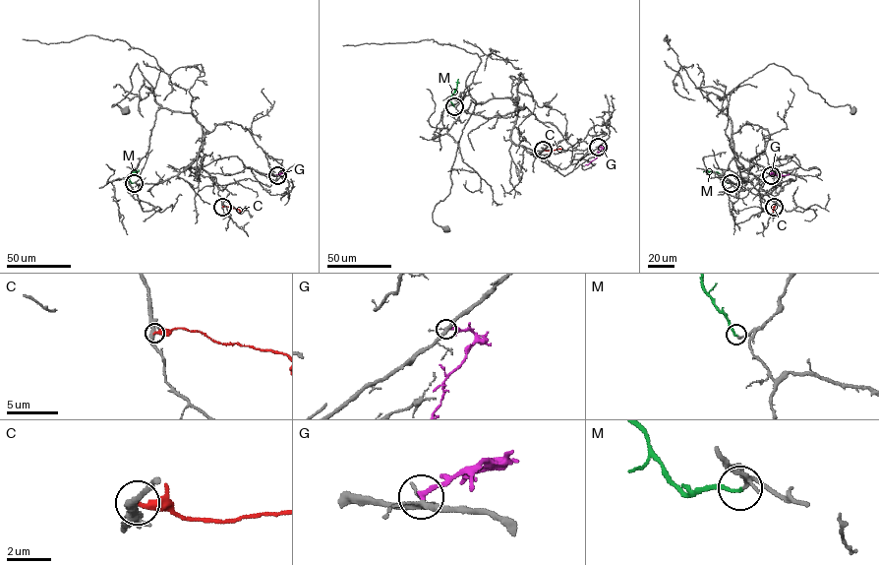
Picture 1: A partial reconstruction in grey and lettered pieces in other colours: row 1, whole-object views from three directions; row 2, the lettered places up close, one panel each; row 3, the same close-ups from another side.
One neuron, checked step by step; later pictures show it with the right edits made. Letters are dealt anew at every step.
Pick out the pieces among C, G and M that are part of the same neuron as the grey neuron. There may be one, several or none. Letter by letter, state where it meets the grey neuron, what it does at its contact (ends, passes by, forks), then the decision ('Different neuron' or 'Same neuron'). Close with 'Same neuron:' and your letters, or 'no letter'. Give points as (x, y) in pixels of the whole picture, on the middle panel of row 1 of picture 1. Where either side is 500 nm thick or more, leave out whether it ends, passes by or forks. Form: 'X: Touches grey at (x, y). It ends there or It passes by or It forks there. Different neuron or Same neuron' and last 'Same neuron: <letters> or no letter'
C: Touches grey at (543, 150). It ends there. Different neuron
G: Touches grey at (598, 147). It ends there. Different neuron
M: Touches grey at (454, 106). It ends there. Same neuron
Same neuron: M

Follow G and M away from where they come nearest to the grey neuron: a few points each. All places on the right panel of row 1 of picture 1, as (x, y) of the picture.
G: (771, 175), (789, 173)
M: (731, 182), (716, 172), (703, 171)

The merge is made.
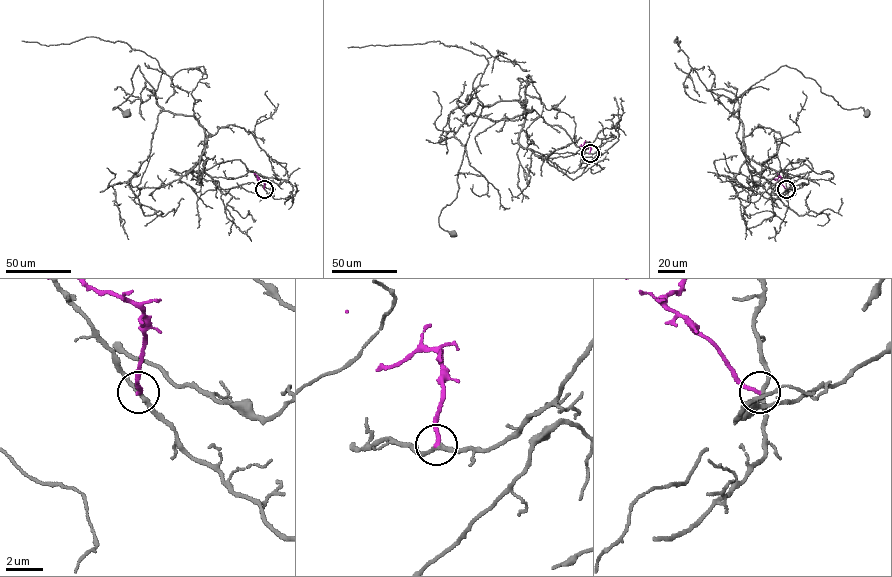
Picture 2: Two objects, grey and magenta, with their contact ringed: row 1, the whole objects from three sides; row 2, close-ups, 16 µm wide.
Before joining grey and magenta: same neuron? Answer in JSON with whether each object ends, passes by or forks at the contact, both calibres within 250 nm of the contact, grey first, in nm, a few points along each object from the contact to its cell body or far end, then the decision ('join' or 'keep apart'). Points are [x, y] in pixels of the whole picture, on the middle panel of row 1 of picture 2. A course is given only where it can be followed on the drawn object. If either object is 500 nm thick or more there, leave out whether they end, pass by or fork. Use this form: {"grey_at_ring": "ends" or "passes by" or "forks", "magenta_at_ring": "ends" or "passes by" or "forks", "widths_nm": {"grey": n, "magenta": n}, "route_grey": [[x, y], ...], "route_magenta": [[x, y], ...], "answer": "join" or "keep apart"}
{"grey_at_ring": "passes by", "magenta_at_ring": "ends", "widths_nm": {"grey": 200, "magenta": 200}, "route_grey": [[590, 153], [537, 156], [518, 141], [532, 110], [517, 100], [484, 106], [456, 198], [438, 218], [453, 234]], "route_magenta": [[590, 153], [590, 147], [585, 148], [583, 145], [588, 141]], "answer": "keep apart"}

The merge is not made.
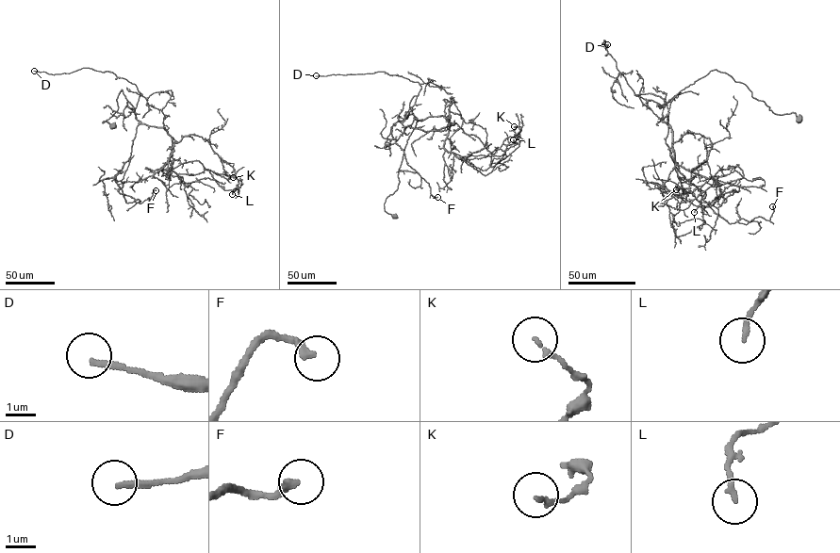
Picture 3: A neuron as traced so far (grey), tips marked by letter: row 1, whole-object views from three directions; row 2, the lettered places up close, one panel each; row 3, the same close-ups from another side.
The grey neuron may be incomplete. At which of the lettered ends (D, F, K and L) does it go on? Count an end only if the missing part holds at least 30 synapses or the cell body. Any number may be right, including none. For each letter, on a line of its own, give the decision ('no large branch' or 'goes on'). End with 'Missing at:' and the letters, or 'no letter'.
D: goes on
F: no large branch
K: no large branch
L: no large branch
Missing at: D

